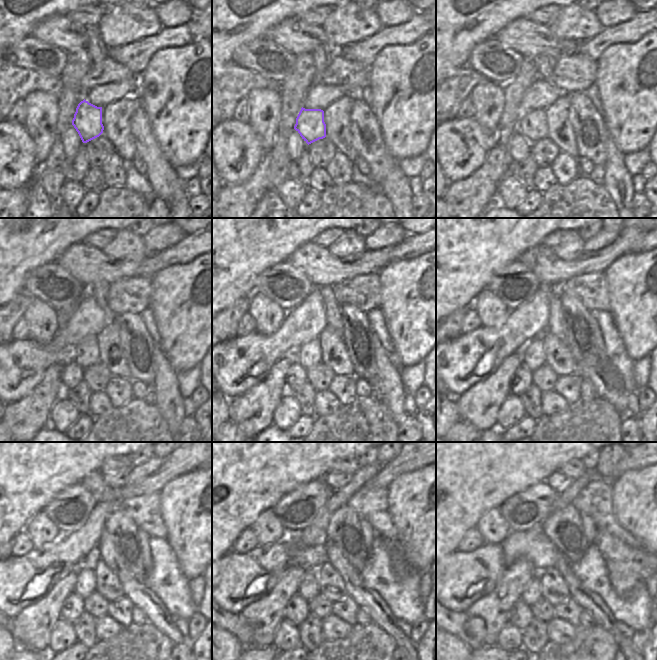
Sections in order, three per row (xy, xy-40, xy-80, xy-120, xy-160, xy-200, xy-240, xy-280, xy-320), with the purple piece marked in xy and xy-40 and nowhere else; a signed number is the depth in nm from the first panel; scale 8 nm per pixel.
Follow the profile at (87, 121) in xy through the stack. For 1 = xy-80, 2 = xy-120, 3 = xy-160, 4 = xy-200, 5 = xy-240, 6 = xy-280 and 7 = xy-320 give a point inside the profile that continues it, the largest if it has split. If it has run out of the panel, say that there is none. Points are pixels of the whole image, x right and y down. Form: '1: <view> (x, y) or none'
1: xy-80 (533, 126)
2: xy-120 (86, 353)
3: xy-160 (309, 354)
4: xy-200 (533, 357)
5: xy-240 (85, 585)
6: xy-280 (309, 588)
7: xy-320 (533, 591)

